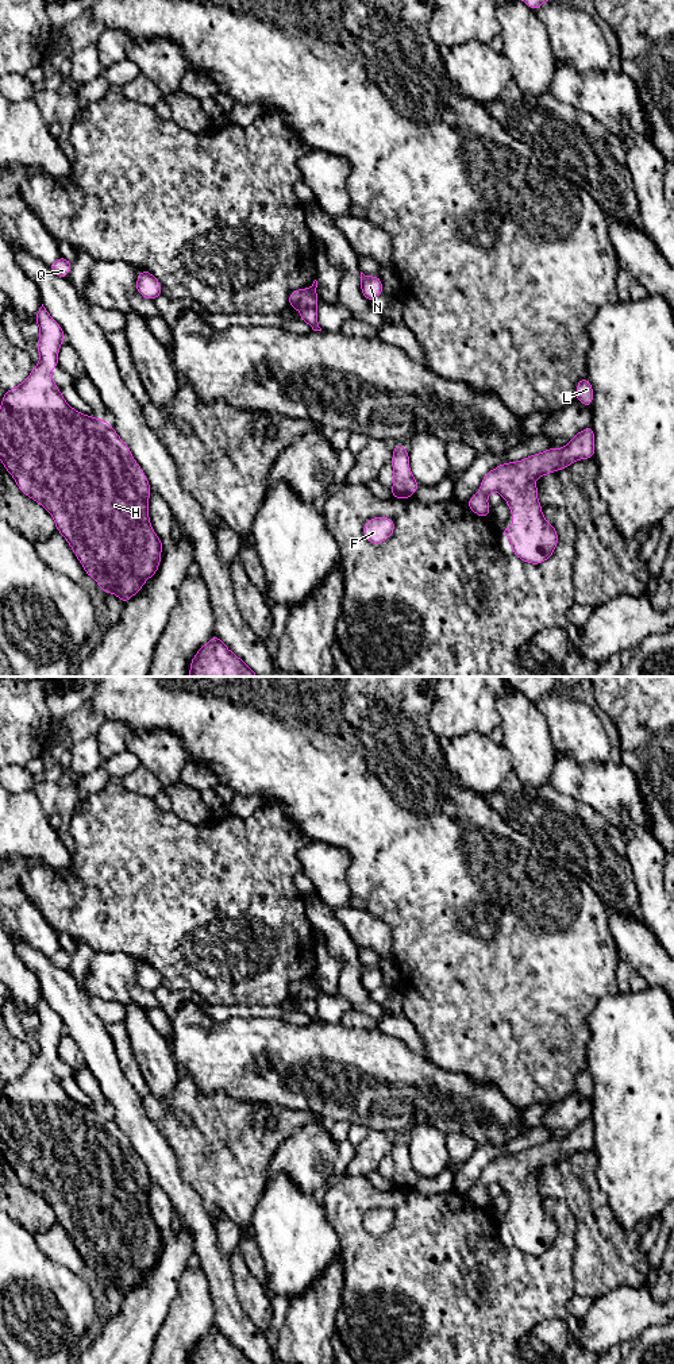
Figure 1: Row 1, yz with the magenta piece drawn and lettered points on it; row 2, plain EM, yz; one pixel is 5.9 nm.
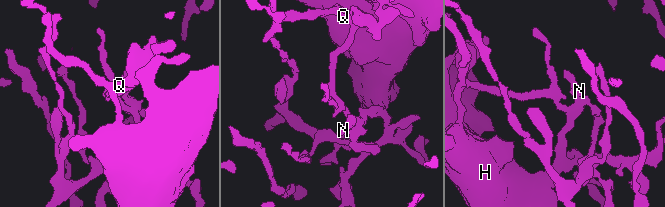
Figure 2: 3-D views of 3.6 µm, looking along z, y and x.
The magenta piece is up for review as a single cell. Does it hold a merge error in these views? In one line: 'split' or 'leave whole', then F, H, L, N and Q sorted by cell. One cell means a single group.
leave whole; groups F H L N Q

